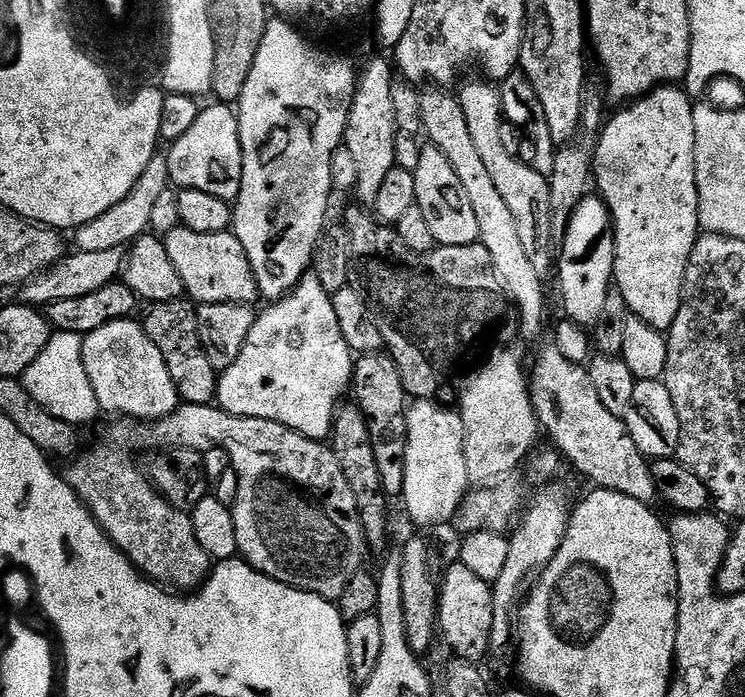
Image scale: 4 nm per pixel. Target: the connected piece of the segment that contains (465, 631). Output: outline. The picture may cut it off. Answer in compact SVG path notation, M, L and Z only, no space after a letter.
M453 562L442 572L440 584L440 614L438 632L448 643L451 655L458 660L479 665L484 655L489 655L492 646L492 627L494 626L494 598L492 585L468 569L465 564Z

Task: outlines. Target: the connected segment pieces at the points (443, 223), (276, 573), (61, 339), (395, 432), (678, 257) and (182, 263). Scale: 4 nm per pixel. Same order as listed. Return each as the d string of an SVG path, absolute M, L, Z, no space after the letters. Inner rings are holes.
M431 146L421 147L415 173L416 207L420 208L422 215L426 217L437 245L466 246L479 241L478 218L474 218L470 198L466 198L466 194L460 189L458 174L454 174L454 166L450 166L446 154Z
M219 406L209 407L200 416L199 451L208 453L212 448L224 448L229 455L232 469L238 476L238 496L236 504L231 508L234 518L234 534L238 534L238 553L245 564L258 570L264 576L274 578L291 588L297 588L310 594L318 594L322 598L336 602L340 595L350 586L350 578L358 574L364 567L364 552L369 551L368 543L362 530L362 518L358 514L358 502L354 502L354 490L350 490L350 482L346 482L346 474L342 474L342 466L338 466L338 458L332 453L327 443L311 440L278 422L270 422L266 418L250 418L249 416L231 416Z
M53 331L46 350L34 358L22 377L24 388L45 410L54 414L54 418L77 426L88 424L95 416L101 415L94 386L90 386L90 378L86 378L86 366L82 366L83 345L84 341L78 334Z
M387 354L360 356L352 366L351 395L366 418L366 426L370 430L370 446L374 446L374 459L378 462L378 478L382 478L382 490L389 498L400 498L406 486L406 442L408 441L408 410L410 397L402 386L402 374L398 374L398 366L394 358Z
M683 87L653 88L648 95L621 107L624 109L605 123L592 157L594 188L612 211L612 227L616 234L615 291L626 298L631 315L661 330L671 328L674 318L678 318L678 310L684 302L686 266L696 238L702 232L694 166L693 107L693 101Z
M181 226L163 233L162 239L166 246L166 254L170 254L170 262L174 262L174 270L178 270L178 278L182 278L182 286L184 287L187 299L191 303L197 306L202 304L246 304L252 306L255 305L255 300L259 301L261 299L258 282L254 278L254 270L250 266L250 258L246 258L246 250L242 250L242 242L238 242L235 232L229 230L227 232L219 232L218 234L198 234L194 230Z

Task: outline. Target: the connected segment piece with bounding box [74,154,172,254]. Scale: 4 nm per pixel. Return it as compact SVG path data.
M167 155L153 156L150 166L146 166L142 178L138 178L138 182L134 182L134 190L130 190L130 194L126 194L126 198L122 198L122 202L118 202L118 206L106 210L106 214L102 214L102 218L94 218L94 222L86 222L81 228L75 229L75 247L81 252L99 254L102 250L114 250L131 245L133 240L149 231L150 213L154 211L154 205L158 203L160 195L169 192L171 184L172 175Z

